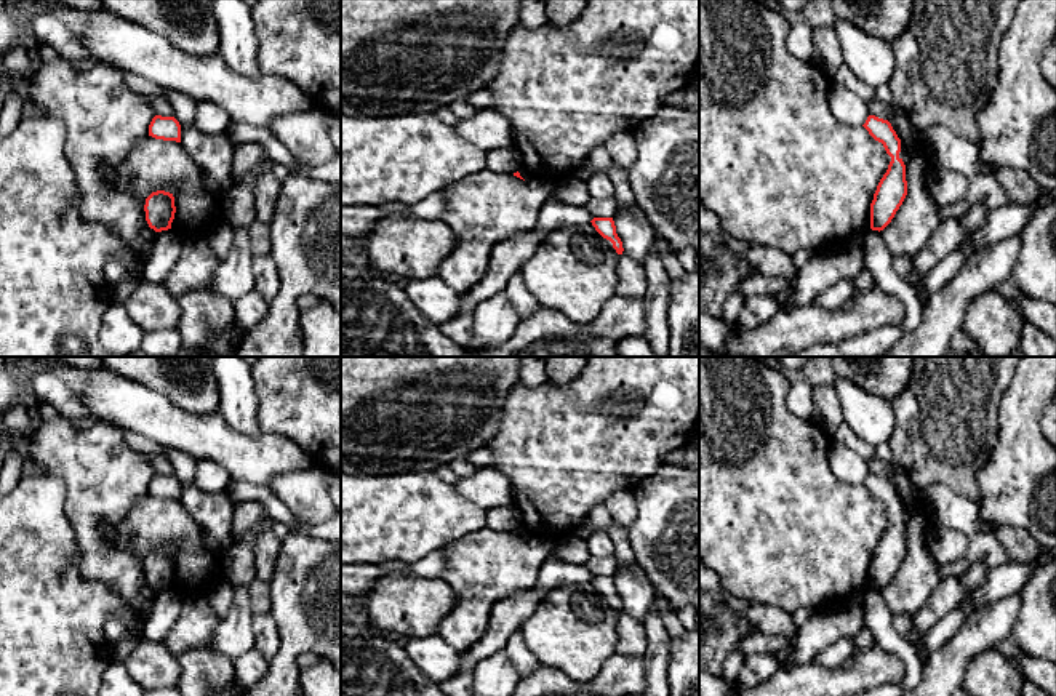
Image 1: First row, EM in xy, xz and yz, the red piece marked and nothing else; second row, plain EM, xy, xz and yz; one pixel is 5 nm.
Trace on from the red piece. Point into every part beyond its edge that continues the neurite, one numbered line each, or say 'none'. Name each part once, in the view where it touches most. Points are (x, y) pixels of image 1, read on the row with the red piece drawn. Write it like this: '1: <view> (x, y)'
none

